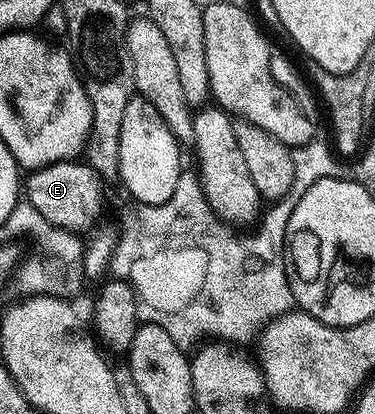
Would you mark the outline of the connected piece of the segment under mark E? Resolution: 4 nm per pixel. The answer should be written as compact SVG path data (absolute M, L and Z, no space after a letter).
M65 160L31 170L24 181L24 197L50 224L80 235L91 230L99 220L100 185L100 178L86 163Z

